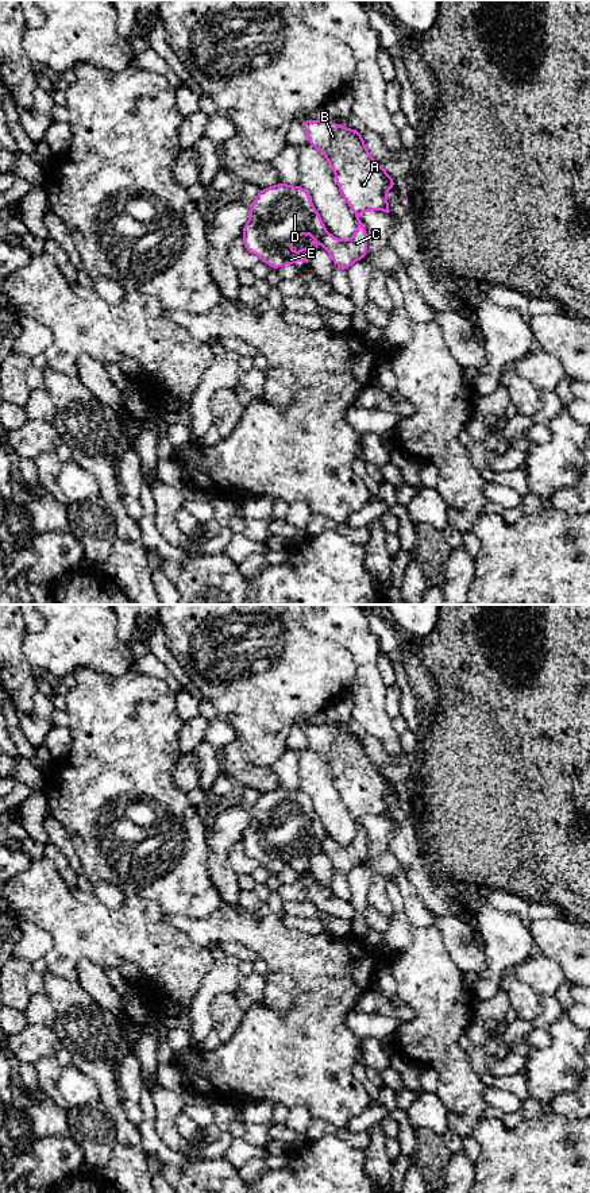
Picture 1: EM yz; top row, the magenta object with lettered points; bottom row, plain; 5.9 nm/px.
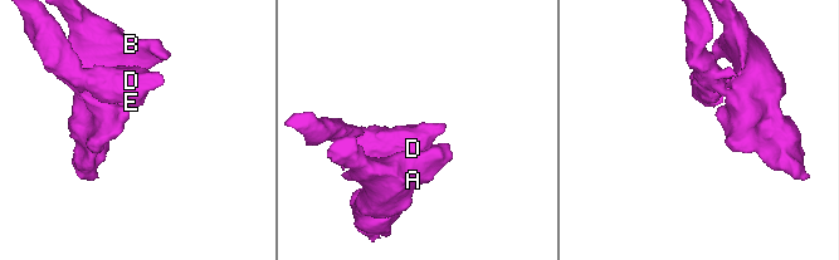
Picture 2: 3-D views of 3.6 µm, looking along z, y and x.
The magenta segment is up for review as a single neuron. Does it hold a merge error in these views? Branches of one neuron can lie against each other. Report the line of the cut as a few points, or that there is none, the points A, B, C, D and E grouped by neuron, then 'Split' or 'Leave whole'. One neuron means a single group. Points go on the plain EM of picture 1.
Split along yz (326, 837), (317, 845). Groups: A B C / D E. Split

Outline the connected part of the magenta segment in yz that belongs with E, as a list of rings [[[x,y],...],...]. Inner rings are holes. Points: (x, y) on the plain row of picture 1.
[[[279,787],[261,794],[248,814],[251,821],[242,838],[244,852],[274,875],[284,869],[297,869],[297,862],[308,868],[311,852],[325,838],[309,798],[300,789]],[[306,837],[315,841],[311,850],[289,857],[293,846]]]

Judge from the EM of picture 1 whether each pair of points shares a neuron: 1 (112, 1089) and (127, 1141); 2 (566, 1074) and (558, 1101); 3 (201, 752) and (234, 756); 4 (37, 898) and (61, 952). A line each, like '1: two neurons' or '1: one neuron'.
1: one neuron
2: two neurons
3: two neurons
4: one neuron

